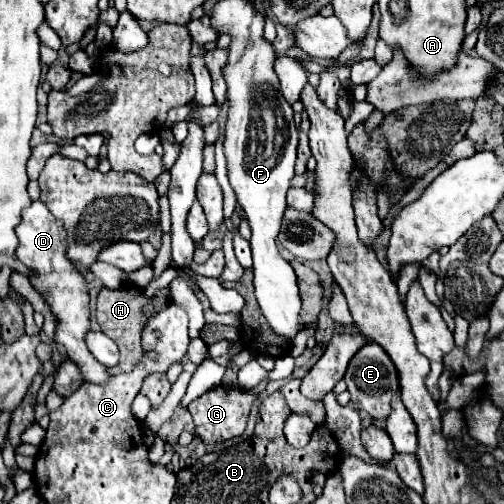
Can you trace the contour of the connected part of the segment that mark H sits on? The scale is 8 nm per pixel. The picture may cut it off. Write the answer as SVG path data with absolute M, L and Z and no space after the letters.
M125 283L121 289L107 289L107 287L101 289L101 293L97 297L97 322L100 330L117 344L121 357L119 363L109 369L111 375L131 371L135 367L135 355L137 355L137 361L141 361L143 356L141 331L145 325L143 307L149 303L151 303L151 299L145 297L139 289L131 287L129 283Z

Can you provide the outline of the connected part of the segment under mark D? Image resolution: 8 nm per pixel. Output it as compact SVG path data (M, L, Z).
M33 201L31 207L23 211L23 221L15 231L21 241L17 247L17 259L31 271L31 285L39 291L51 313L57 317L55 343L61 343L67 349L69 359L79 365L85 381L105 383L109 379L107 367L93 359L85 345L85 335L89 331L89 289L79 267L67 259L67 233L63 223L55 219L41 201Z

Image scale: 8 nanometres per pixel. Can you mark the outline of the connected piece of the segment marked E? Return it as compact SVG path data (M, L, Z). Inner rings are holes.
M373 341L365 343L355 357L351 359L347 373L345 373L345 383L347 383L347 391L351 395L351 401L355 403L357 409L367 411L373 419L387 419L389 409L391 409L391 395L399 393L399 381L397 381L397 371L395 365L391 363L391 359L387 357L387 353Z

